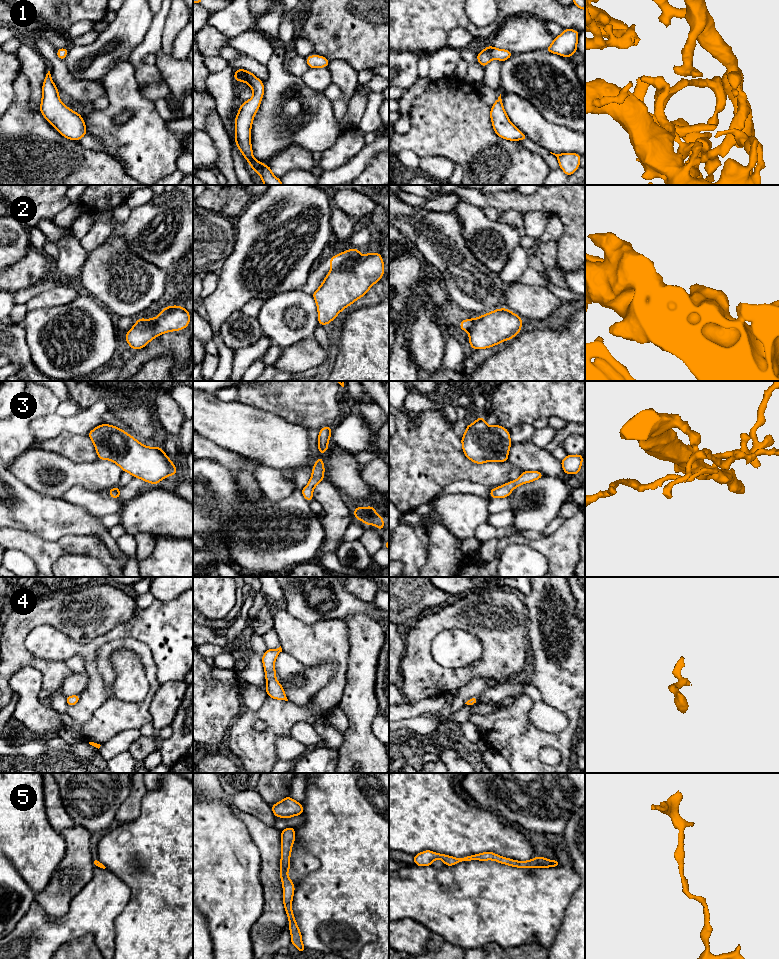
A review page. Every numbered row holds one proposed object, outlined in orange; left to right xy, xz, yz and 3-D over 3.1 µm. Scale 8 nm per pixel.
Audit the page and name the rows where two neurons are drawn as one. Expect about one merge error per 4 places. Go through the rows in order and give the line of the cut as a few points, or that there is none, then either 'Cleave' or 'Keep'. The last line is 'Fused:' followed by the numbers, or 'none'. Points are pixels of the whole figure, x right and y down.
1: No split. Keep
2: Split along xz (359, 256), (348, 265), (331, 270). Cleave
3: No split. Keep
4: No split. Keep
5: No split. Keep
Fused: 2

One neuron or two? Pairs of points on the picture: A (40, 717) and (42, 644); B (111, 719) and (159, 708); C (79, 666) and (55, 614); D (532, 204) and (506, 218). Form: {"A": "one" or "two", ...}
{"A": "two", "B": "two", "C": "two", "D": "two"}

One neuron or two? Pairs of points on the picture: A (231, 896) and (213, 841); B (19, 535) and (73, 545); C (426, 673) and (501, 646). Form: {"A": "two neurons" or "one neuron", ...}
{"A": "one neuron", "B": "one neuron", "C": "one neuron"}

